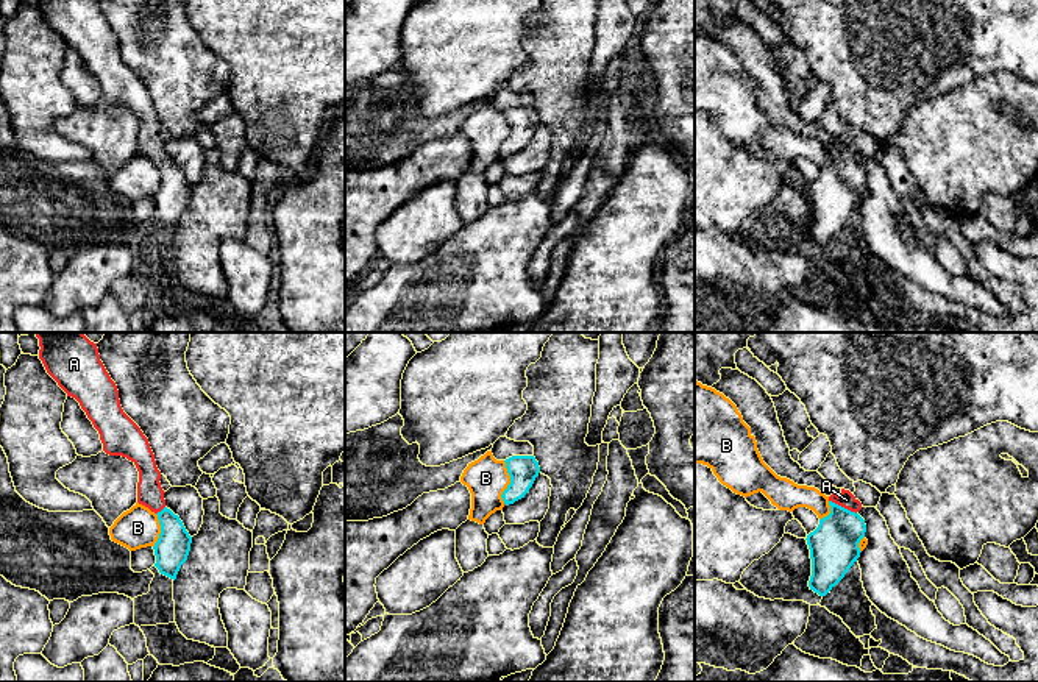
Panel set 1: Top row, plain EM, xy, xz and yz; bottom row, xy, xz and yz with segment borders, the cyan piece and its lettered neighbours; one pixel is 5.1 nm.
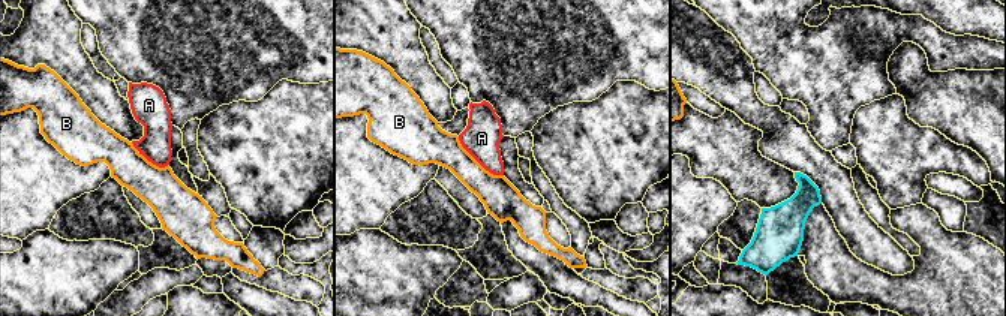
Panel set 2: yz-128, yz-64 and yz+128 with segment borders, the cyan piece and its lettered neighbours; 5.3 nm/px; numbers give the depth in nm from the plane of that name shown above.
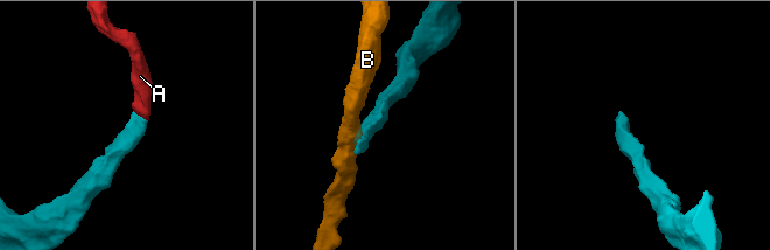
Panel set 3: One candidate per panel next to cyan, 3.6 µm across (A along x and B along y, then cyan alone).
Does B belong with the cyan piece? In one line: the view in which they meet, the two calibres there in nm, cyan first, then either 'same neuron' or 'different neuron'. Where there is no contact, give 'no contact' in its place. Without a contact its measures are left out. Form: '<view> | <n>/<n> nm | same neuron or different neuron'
xz | 150/220 nm | different neuron

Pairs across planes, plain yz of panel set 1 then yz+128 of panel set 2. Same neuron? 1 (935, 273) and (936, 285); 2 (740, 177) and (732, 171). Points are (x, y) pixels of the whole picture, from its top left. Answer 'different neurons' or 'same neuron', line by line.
1: different neurons
2: different neurons

